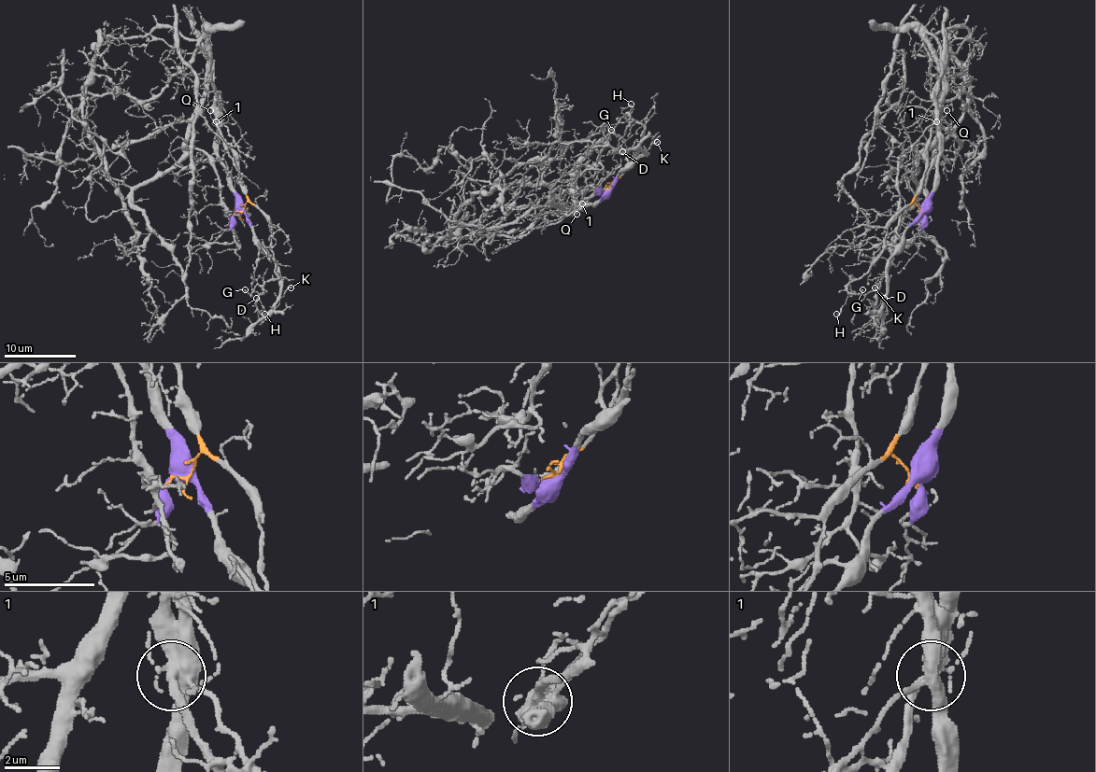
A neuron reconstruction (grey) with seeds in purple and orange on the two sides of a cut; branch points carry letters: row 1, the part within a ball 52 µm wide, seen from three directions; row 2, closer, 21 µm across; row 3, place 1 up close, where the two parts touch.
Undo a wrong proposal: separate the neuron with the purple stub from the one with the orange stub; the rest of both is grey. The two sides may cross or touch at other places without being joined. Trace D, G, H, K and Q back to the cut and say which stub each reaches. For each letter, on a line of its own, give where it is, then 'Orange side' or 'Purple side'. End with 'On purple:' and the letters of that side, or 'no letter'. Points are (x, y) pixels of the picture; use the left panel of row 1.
D: Place: (256, 298). Purple side
G: Place: (245, 289). Orange side
H: Place: (264, 314). Orange side
K: Place: (291, 287). Purple side
Q: Place: (210, 110). Orange side
On purple: D, K

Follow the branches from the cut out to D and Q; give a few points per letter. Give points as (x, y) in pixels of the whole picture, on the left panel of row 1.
D: (239, 211), (277, 268), (278, 295), (275, 304), (261, 315), (255, 299)
Q: (239, 211), (245, 207), (249, 197), (239, 175), (237, 155), (210, 118), (210, 110)

